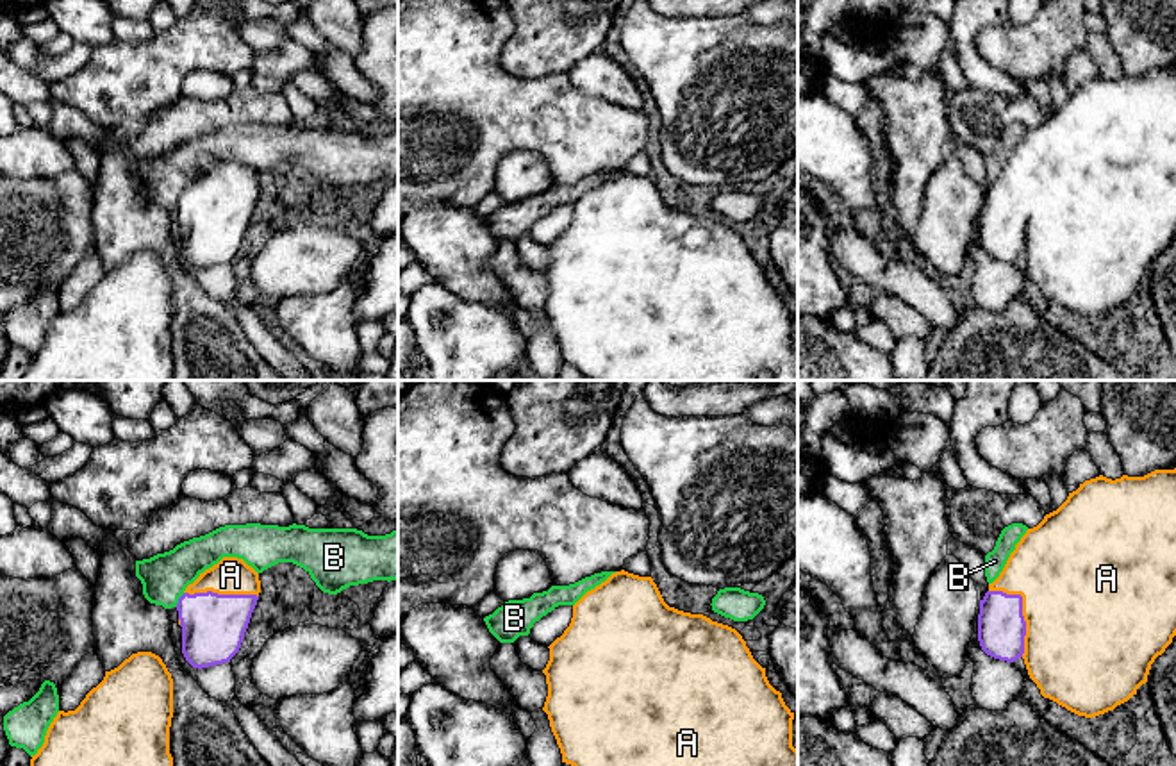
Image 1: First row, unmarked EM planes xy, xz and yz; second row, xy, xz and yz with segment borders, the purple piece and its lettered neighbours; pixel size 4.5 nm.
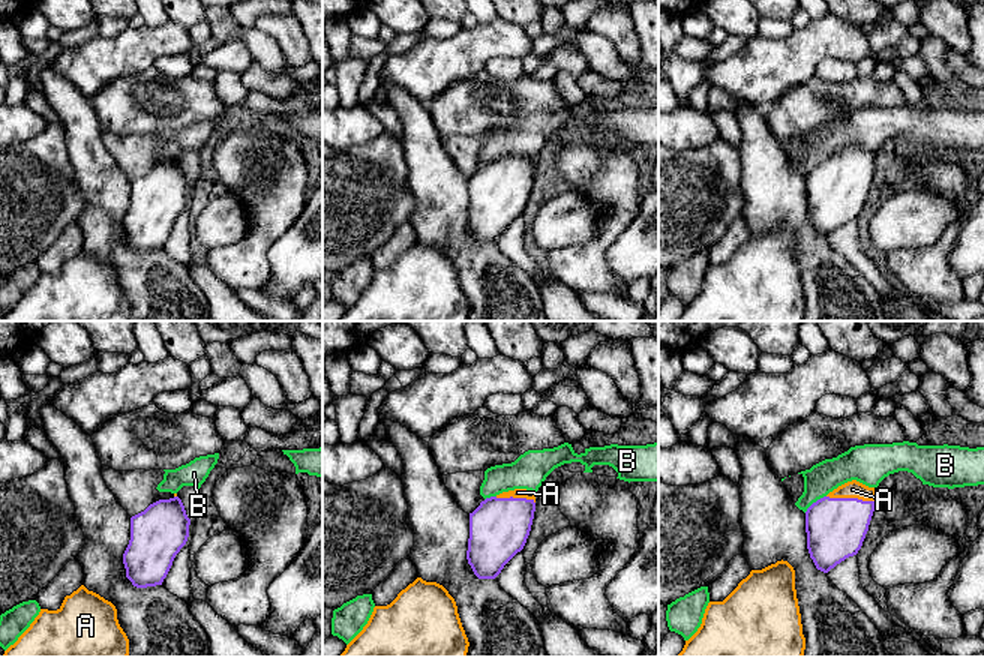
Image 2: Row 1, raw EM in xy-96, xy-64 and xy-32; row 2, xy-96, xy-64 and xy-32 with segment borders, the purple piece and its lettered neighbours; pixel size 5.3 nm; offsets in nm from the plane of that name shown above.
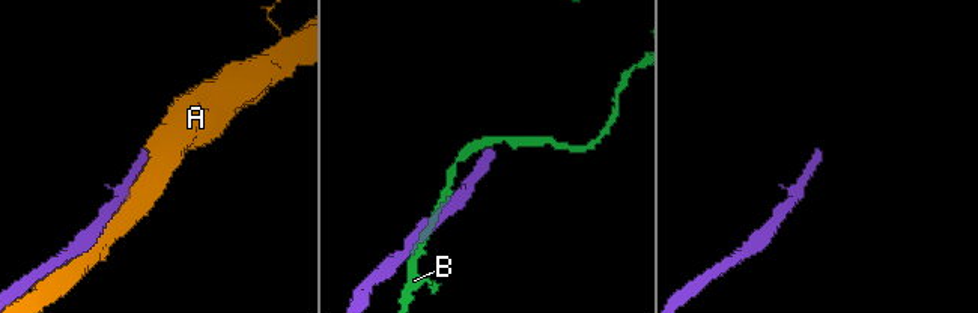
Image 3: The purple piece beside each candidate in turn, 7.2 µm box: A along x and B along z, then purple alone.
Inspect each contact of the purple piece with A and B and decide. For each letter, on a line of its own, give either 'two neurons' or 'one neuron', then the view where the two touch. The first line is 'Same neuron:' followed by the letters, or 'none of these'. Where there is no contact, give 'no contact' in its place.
Same neuron: A
A: one neuron | yz
B: two neurons | xy

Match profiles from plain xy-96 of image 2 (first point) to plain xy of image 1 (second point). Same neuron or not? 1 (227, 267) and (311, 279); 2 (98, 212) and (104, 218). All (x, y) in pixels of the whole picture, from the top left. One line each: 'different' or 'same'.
1: different
2: same

